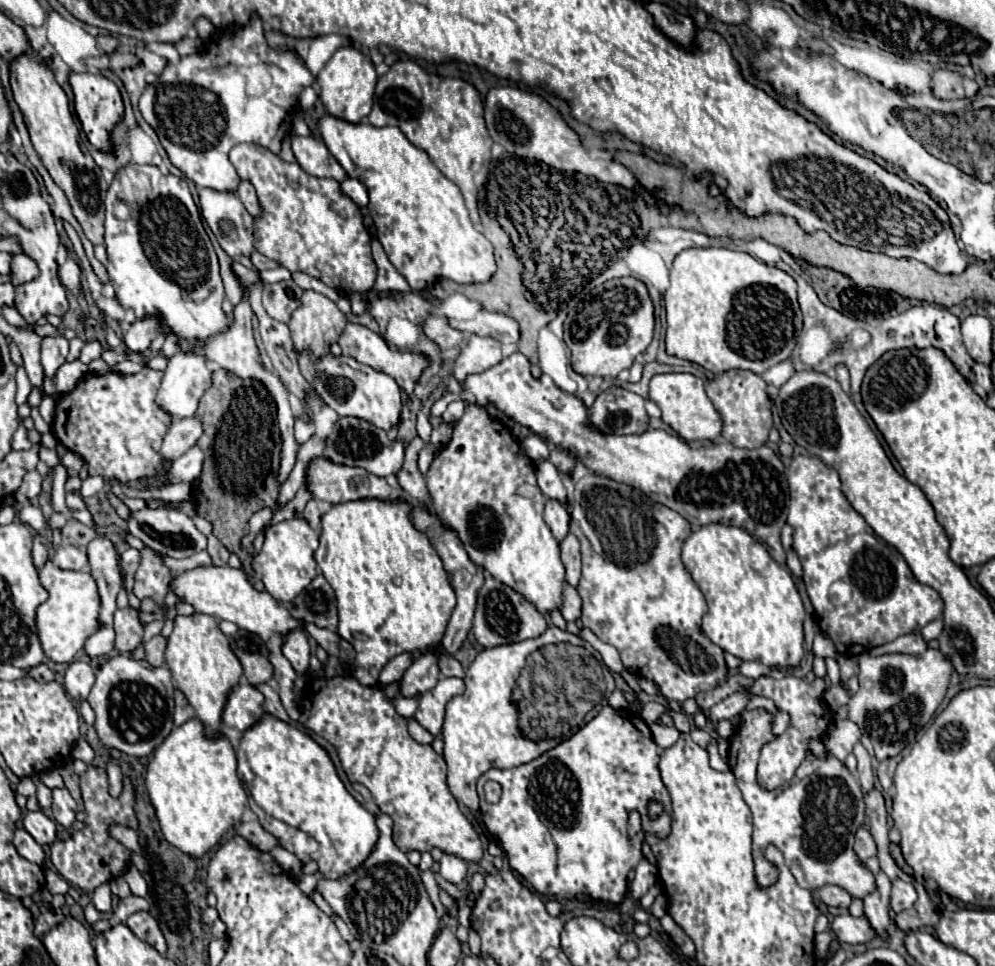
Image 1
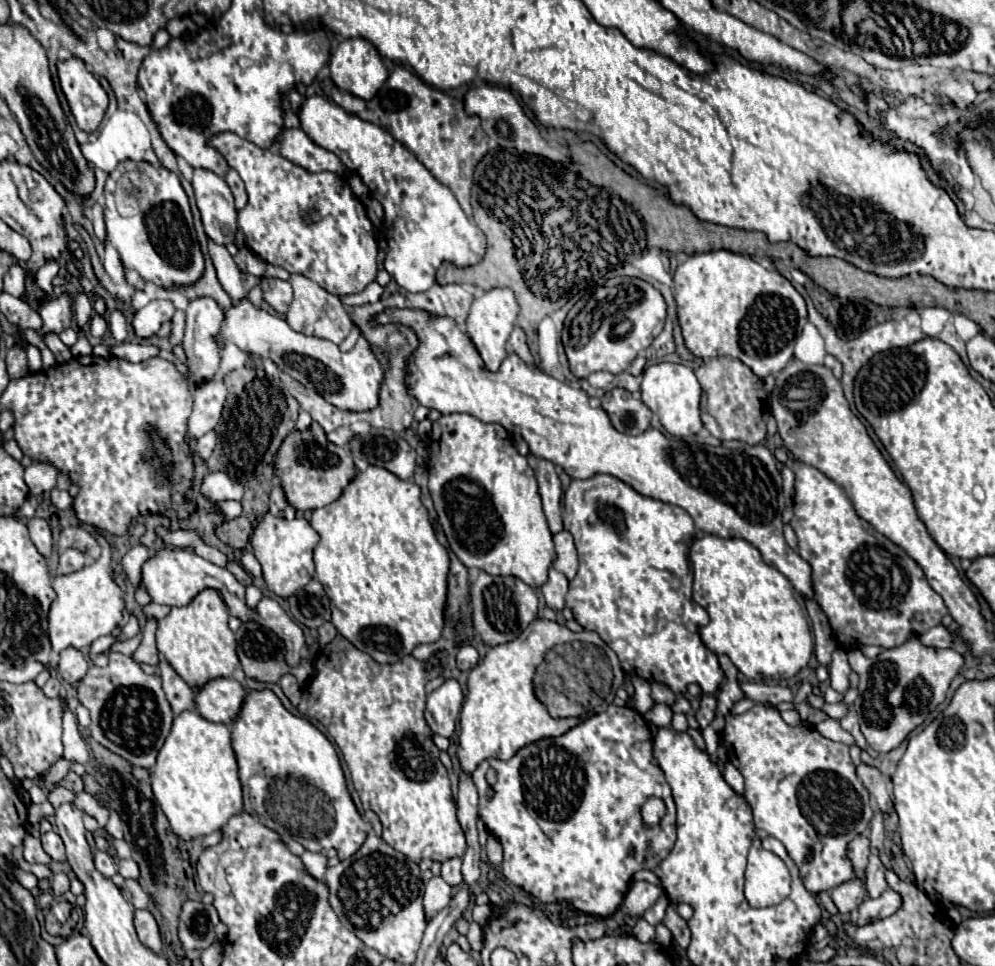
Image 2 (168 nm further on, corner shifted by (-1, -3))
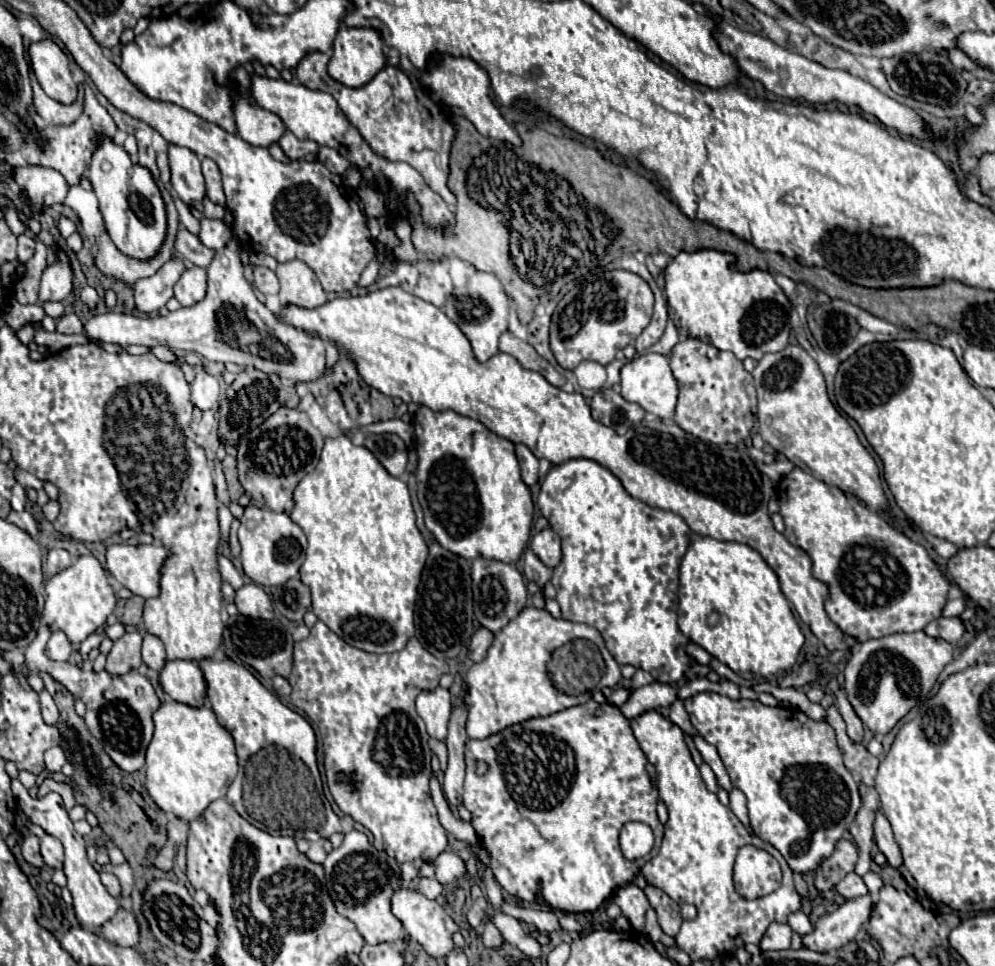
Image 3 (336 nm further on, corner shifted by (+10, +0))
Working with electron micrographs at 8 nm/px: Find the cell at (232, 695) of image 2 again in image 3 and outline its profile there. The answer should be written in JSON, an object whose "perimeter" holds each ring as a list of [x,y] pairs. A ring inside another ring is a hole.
{"perimeter":[[[166,661],[160,669],[160,687],[174,701],[200,707],[204,705],[206,681],[196,661]]]}

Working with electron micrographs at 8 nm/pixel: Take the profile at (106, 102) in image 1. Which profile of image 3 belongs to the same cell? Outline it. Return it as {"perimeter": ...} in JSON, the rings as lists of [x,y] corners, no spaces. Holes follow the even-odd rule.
{"perimeter":[[[42,39],[28,47],[30,67],[42,89],[60,103],[76,99],[76,83],[68,69],[66,53],[50,39]]]}

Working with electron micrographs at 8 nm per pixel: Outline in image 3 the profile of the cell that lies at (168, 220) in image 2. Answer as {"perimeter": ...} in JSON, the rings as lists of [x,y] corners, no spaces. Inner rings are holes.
{"perimeter":[[[100,137],[92,153],[86,177],[98,195],[100,213],[116,247],[134,259],[154,257],[166,235],[166,211],[150,171],[134,165],[124,147],[116,145],[108,137]]]}

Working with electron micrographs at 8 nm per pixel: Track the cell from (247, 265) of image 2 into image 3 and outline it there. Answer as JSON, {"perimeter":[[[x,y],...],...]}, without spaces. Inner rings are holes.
{"perimeter":[[[182,223],[178,225],[174,251],[177,255],[188,259],[199,267],[207,267],[214,257],[214,249],[204,247],[198,237],[190,233]]]}

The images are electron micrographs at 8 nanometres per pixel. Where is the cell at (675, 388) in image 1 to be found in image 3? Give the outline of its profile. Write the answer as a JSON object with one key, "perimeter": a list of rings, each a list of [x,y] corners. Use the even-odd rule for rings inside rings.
{"perimeter":[[[646,353],[646,355],[634,357],[620,369],[620,387],[622,387],[620,395],[626,401],[634,401],[640,407],[644,407],[648,413],[654,413],[662,419],[672,419],[676,397],[678,397],[678,383],[672,375],[668,357],[660,353]]]}

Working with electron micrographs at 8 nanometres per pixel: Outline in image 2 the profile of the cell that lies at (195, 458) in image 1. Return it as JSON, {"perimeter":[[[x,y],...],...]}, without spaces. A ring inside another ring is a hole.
{"perimeter":[[[213,432],[205,434],[203,438],[199,438],[199,440],[197,440],[197,456],[199,456],[201,460],[207,460],[216,446],[216,441],[216,434],[213,434]]]}

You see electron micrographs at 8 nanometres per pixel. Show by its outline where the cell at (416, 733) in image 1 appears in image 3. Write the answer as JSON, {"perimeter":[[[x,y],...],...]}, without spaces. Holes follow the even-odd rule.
{"perimeter":[[[430,739],[430,749],[440,759],[440,765],[442,765],[442,771],[444,771],[446,769],[446,761],[448,761],[448,749],[446,749],[446,745],[442,741],[438,741],[438,739]]]}

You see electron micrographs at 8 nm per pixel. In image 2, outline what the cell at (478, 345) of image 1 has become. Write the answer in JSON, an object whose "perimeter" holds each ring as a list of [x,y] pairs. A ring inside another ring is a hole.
{"perimeter":[[[509,288],[489,290],[481,298],[477,298],[473,302],[473,306],[471,306],[471,312],[469,312],[469,318],[467,318],[467,336],[475,344],[479,356],[483,360],[483,366],[489,372],[497,372],[501,362],[507,356],[505,342],[507,342],[507,338],[509,338],[509,334],[511,334],[511,330],[515,326],[517,314],[519,314],[519,306],[517,306],[515,296],[513,296],[513,292]]]}

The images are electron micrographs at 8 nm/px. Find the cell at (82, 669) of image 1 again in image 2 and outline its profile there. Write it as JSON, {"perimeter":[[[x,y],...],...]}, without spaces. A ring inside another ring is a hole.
{"perimeter":[[[67,648],[59,654],[59,674],[73,690],[79,686],[79,680],[83,680],[83,676],[87,674],[87,668],[89,664],[79,650]]]}

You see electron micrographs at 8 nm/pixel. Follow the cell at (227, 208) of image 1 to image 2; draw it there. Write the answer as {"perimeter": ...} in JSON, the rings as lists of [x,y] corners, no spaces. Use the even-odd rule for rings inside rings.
{"perimeter":[[[195,170],[193,190],[207,236],[221,246],[235,240],[237,210],[227,182],[209,170]]]}

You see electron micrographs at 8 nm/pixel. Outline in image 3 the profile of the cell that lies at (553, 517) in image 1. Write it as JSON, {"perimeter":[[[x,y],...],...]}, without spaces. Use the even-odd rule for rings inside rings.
{"perimeter":[[[516,443],[514,451],[516,451],[516,457],[518,457],[520,469],[522,469],[522,481],[530,487],[536,485],[538,483],[538,459],[532,455],[532,451],[526,445]]]}

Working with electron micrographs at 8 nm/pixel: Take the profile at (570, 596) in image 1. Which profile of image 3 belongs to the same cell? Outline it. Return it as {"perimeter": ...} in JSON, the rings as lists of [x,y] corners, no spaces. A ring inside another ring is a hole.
{"perimeter":[[[530,549],[524,551],[524,575],[528,581],[536,581],[540,587],[552,577],[552,569],[548,569]]]}

